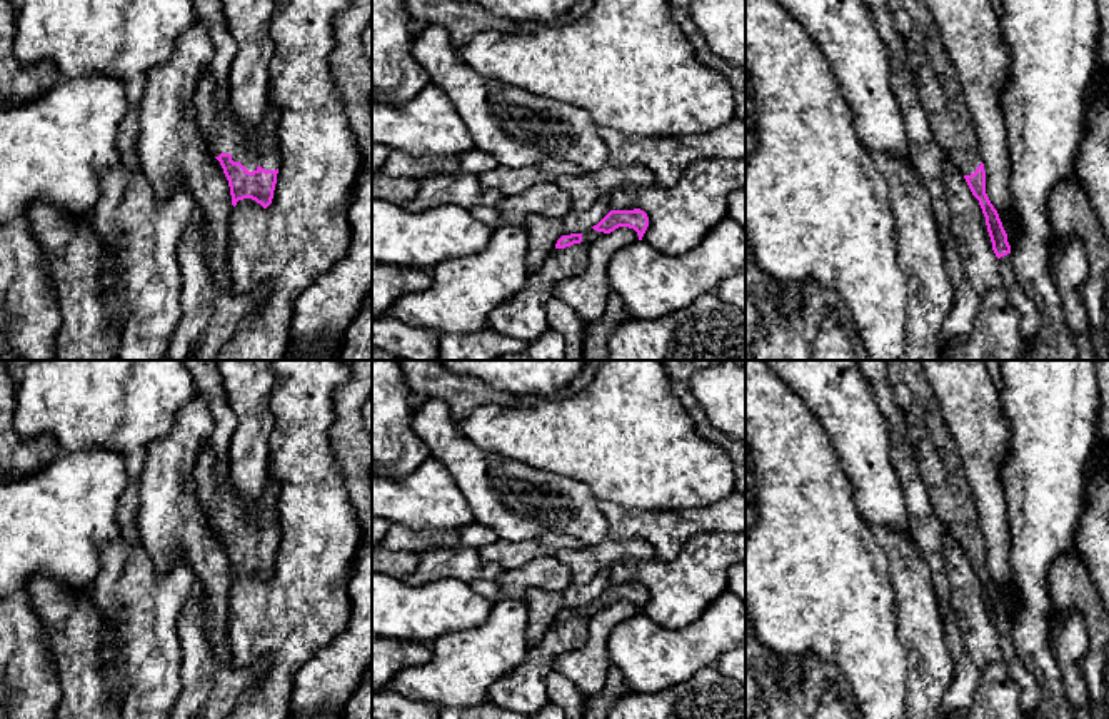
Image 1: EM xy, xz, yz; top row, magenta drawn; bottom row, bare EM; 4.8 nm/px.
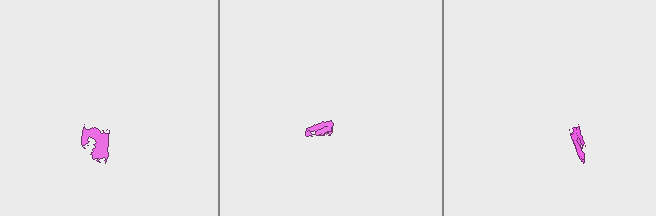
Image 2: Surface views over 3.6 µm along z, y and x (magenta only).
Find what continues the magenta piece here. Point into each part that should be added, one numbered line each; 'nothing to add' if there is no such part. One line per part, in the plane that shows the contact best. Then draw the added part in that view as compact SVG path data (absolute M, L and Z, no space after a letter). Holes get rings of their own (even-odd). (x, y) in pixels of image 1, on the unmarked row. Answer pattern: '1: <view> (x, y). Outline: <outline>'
1: xy (222, 506). Outline: M207 439L193 470L193 484L212 530L230 527L232 534L240 535L248 546L258 539L265 544L279 542L280 529L273 519L277 485L270 477L257 502L245 504L228 479L223 485L217 482L213 450Z
2: xz (591, 609). Outline: M590 602L590 604L582 607L582 617L589 621L592 616L595 616L602 609L605 609L605 607Z
3: yz (1029, 691). Outline: M1011 627L999 632L999 644L1007 664L1007 672L1021 687L1021 707L1024 711L1024 717L1027 719L1034 714L1039 704L1039 686L1017 656Z

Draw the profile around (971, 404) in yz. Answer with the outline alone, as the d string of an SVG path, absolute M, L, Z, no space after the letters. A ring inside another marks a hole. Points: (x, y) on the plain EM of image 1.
M922 360L944 419L964 460L986 544L986 567L1006 607L1014 604L1011 532L1004 470L1012 429L987 360Z

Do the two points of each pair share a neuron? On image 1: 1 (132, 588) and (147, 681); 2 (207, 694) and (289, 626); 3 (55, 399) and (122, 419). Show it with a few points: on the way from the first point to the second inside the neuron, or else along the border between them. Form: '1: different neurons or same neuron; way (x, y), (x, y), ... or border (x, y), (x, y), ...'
1: same neuron; way (145, 611), (145, 658)
2: different neurons; border (267, 659), (267, 673), (239, 701)
3: same neuron; way (72, 399), (102, 399), (105, 402)

